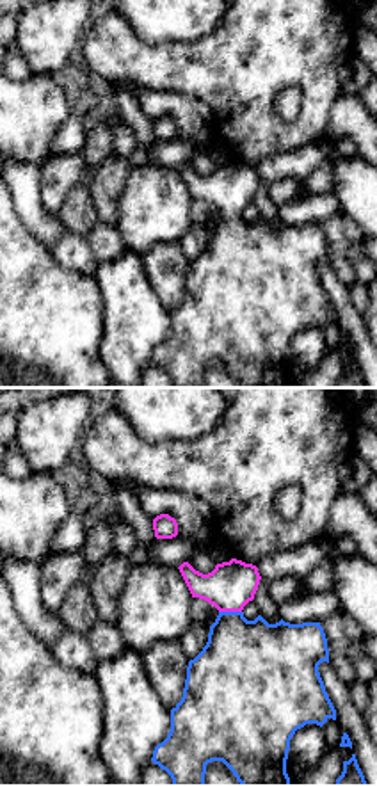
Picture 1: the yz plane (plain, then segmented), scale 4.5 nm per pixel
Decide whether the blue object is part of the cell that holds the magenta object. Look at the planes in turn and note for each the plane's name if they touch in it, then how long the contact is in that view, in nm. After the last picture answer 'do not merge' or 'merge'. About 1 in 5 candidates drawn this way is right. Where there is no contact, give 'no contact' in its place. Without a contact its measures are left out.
meets magenta in yz; contact 100 nm long

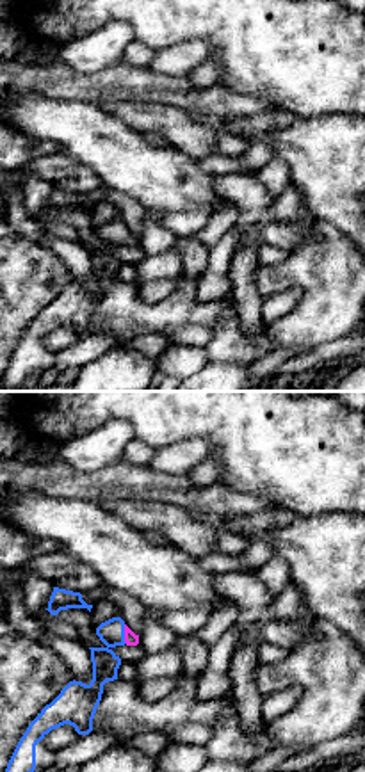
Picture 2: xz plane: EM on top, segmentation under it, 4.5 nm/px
meets magenta in xz; contact 90 nm long

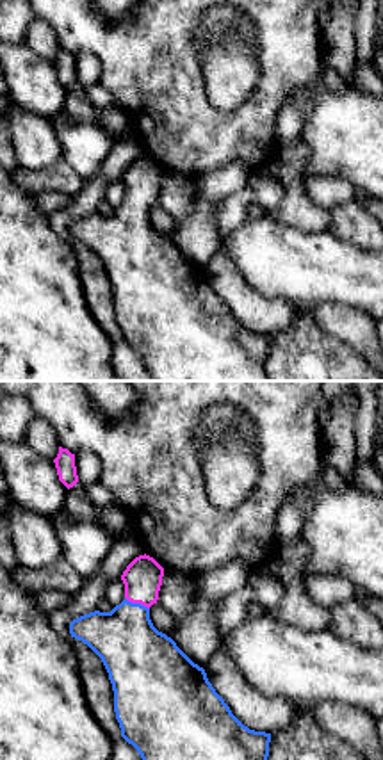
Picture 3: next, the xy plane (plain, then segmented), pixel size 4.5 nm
meets magenta in xy; contact 130 nm long

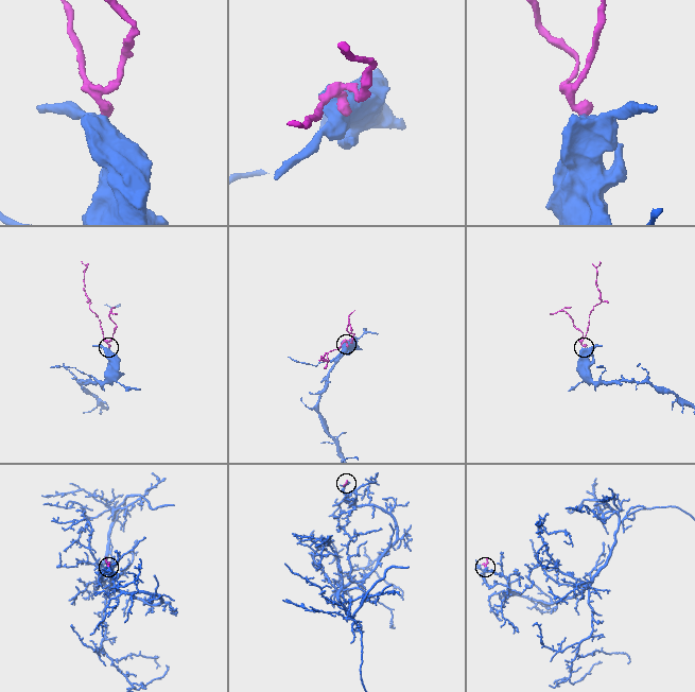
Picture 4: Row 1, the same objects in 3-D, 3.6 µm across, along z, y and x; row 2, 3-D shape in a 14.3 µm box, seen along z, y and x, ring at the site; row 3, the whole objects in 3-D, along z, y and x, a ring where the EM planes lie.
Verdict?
merge

